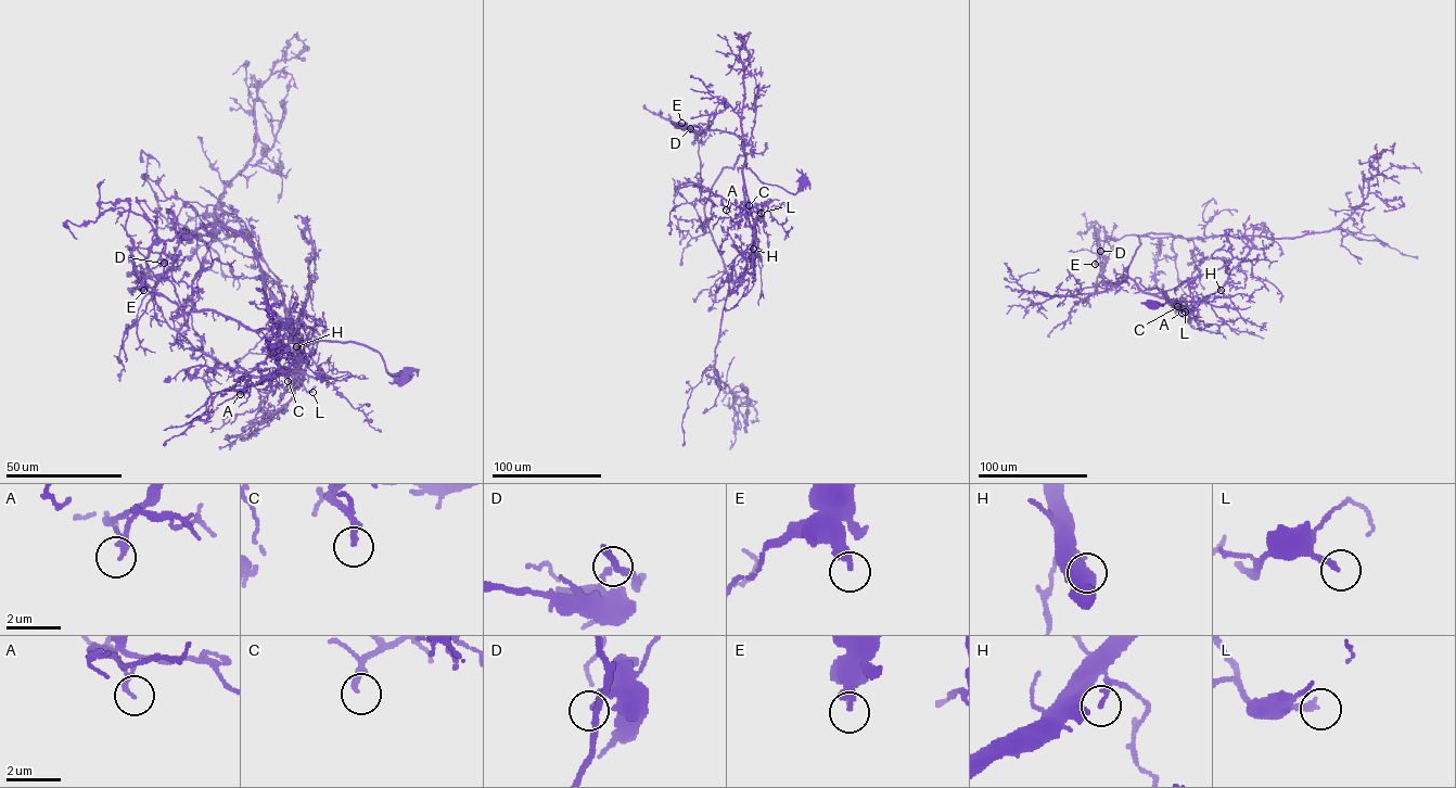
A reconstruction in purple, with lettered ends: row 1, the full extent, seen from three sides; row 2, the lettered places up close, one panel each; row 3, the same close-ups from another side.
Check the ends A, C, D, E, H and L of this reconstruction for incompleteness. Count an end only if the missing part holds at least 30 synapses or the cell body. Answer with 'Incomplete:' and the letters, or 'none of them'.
Incomplete: C

